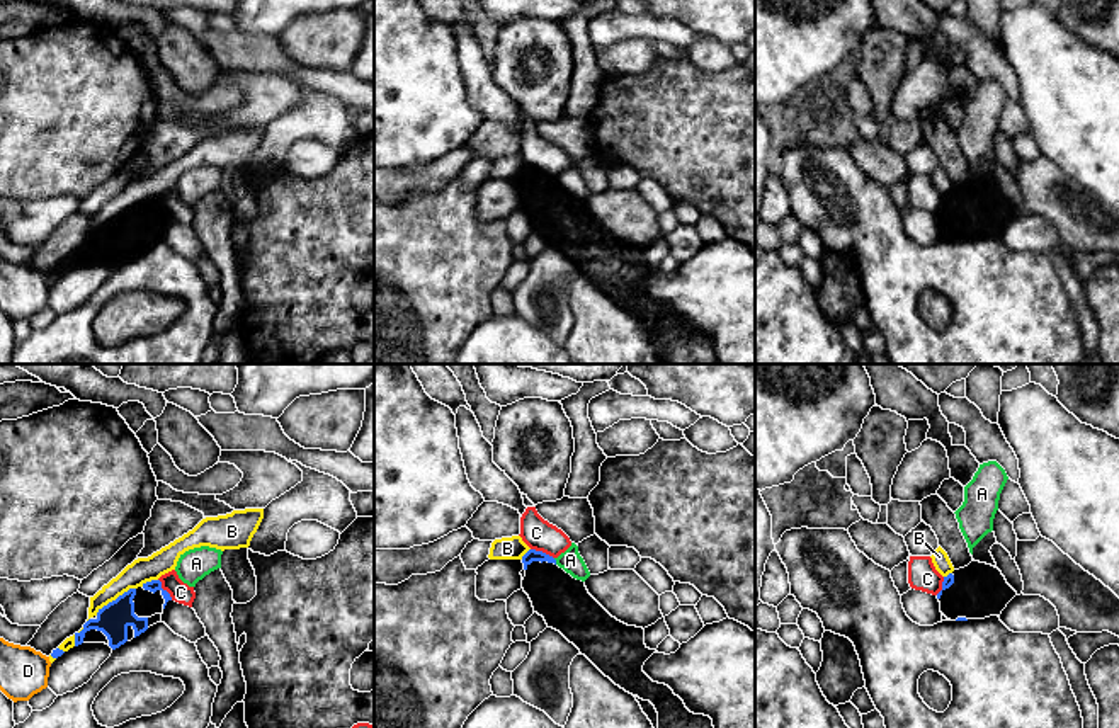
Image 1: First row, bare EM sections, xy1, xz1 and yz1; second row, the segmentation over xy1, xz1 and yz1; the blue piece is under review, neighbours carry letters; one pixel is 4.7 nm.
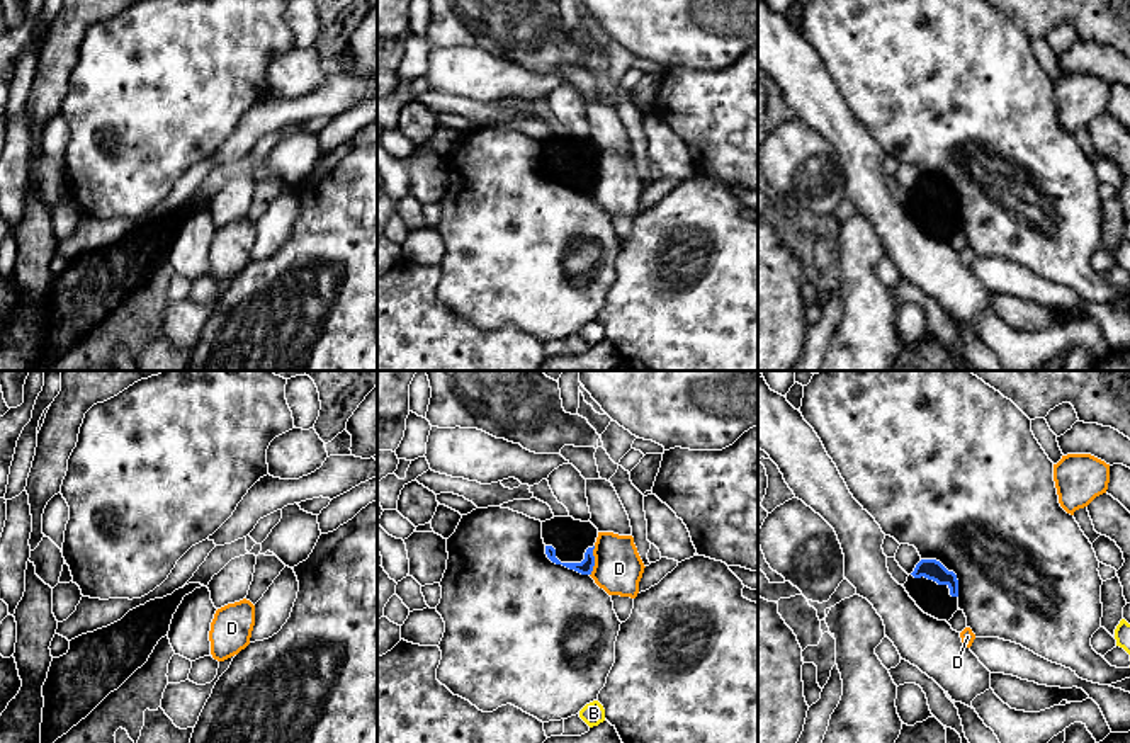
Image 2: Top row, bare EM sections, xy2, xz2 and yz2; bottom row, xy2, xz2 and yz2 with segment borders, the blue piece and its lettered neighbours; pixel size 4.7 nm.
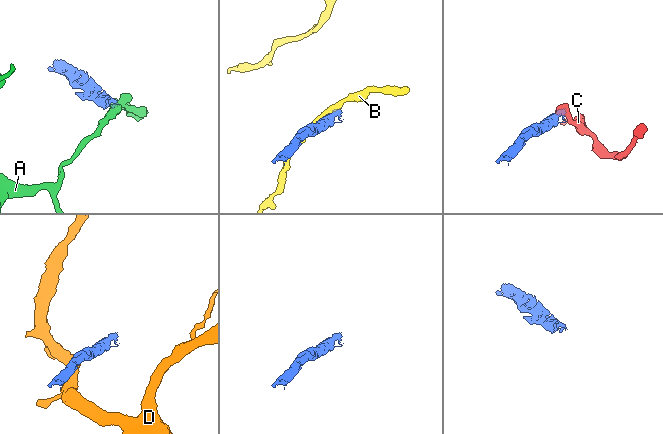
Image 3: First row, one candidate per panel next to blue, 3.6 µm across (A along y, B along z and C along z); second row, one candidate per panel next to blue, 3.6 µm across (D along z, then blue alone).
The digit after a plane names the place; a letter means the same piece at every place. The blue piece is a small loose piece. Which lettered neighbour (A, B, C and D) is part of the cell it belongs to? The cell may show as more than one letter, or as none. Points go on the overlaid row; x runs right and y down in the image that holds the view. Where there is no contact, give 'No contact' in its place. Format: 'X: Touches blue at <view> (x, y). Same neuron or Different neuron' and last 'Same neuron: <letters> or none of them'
A: Touches blue at xz1 (555, 562). Different neuron
B: Touches blue at xy1 (116, 599). Different neuron
C: Touches blue at xz1 (541, 551). Different neuron
D: Touches blue at xz2 (593, 561). Different neuron
Same neuron: none of them

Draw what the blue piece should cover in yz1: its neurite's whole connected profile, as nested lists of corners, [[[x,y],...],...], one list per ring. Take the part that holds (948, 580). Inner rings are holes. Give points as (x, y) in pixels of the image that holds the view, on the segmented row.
[[[973,560],[944,577],[937,599],[947,619],[968,621],[1000,616],[1015,595],[998,568]]]

